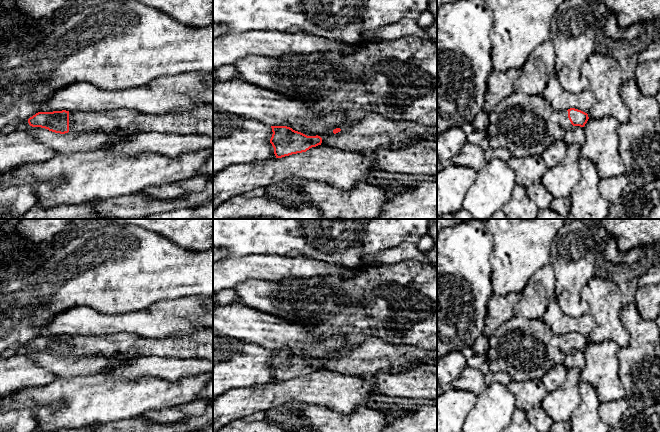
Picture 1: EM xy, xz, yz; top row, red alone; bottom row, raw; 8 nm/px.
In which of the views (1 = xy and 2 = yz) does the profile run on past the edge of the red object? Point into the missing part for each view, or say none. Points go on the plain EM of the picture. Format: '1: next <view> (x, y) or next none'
1: next xy (199, 344)
2: next yz (526, 349)

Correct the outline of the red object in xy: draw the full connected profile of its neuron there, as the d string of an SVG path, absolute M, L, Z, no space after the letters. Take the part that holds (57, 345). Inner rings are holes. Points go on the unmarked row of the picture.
M199 327L188 336L166 338L145 338L127 332L94 336L38 336L28 343L28 347L32 351L41 351L60 358L102 356L133 359L158 356L213 361L213 329Z

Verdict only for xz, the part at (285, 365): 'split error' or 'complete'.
complete

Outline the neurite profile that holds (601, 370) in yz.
M614 341L589 342L584 350L585 366L579 382L591 384L601 402L625 399L625 390L619 377L619 345Z

